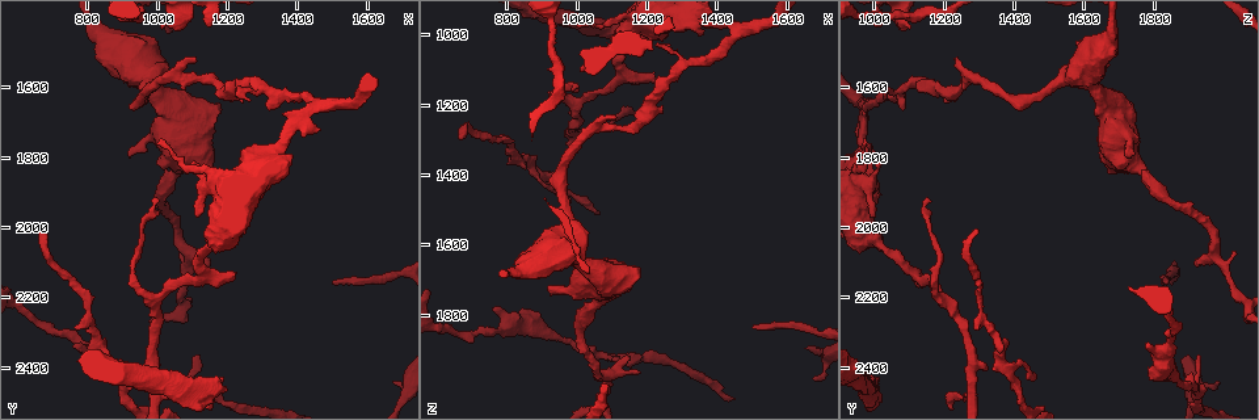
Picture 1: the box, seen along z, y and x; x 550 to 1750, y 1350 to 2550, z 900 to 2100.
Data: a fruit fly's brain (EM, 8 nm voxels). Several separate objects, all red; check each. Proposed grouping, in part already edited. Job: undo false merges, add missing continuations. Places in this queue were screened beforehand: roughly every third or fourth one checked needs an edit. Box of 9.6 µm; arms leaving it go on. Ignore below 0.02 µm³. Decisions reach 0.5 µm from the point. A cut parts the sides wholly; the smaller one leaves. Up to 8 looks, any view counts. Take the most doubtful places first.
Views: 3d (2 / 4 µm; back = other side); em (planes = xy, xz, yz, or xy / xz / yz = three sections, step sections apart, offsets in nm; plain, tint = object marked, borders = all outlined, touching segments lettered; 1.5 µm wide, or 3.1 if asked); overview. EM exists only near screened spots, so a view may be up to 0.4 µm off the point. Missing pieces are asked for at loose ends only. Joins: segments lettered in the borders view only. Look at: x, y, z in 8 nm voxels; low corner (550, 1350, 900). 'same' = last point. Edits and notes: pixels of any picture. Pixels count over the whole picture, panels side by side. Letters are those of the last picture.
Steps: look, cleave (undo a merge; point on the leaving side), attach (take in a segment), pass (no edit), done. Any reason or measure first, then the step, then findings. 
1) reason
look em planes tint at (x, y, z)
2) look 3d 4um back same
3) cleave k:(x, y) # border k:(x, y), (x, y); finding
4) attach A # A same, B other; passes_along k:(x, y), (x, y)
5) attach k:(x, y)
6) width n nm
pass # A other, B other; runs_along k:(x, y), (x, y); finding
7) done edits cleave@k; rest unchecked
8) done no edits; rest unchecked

end of a long branch
look 3d 4um at (670, 2020, 1300)

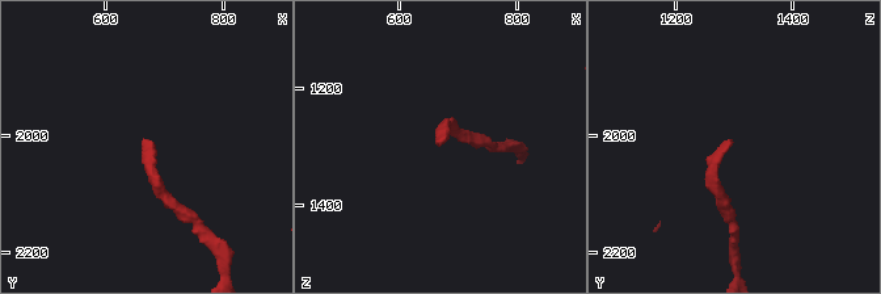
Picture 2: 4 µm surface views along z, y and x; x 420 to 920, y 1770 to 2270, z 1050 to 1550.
look em planes tint at (660, 2010, 1290)

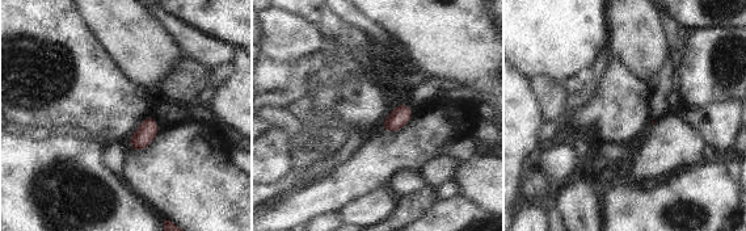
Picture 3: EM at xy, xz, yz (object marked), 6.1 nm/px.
look em planes borders same

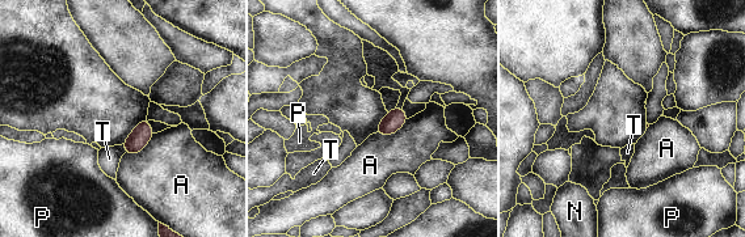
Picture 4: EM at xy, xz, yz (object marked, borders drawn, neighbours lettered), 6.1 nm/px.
longest_contact A 240 nm
pass # A other, N other, P other, T other; border 4:(155, 134), (140, 151), (123, 155); none of them fits

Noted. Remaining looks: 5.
branch stops here
look em xz step 4 borders at (1200, 2470, 1020)

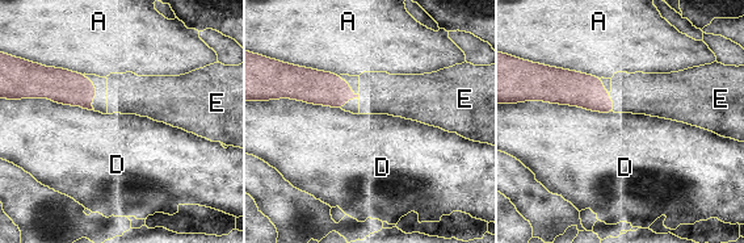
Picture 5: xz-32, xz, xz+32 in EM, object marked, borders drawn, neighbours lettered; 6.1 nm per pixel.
attach E # A other, D other, E same; the cell continues

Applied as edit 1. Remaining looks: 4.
look overview

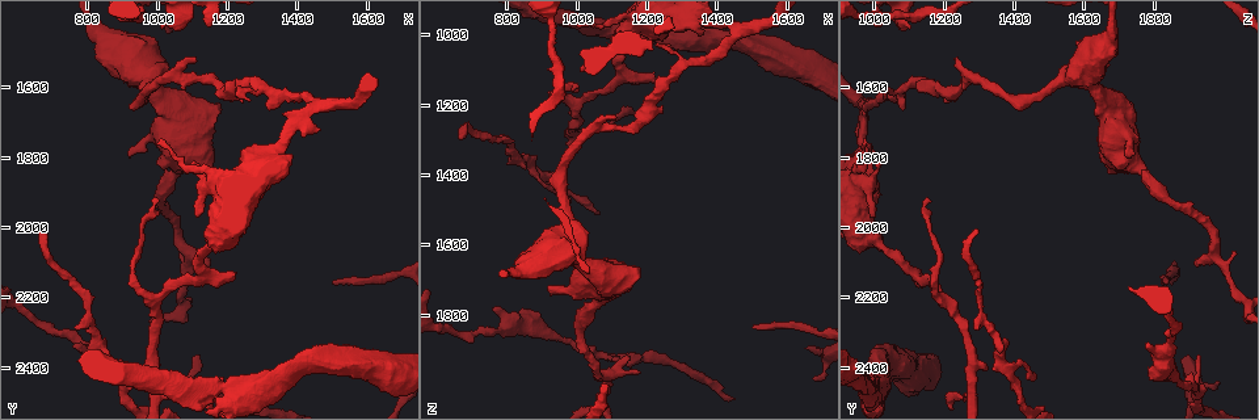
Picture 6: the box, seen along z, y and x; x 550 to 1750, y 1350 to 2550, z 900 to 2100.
an open end
look 3d 2um at (1230, 2130, 1140)

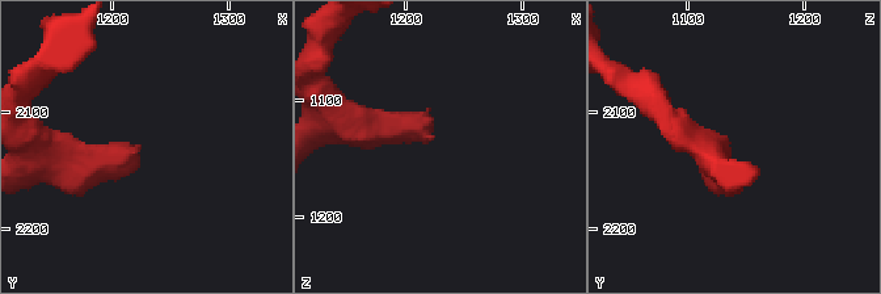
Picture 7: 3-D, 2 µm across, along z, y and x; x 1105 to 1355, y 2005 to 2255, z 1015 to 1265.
need the tissue
look em planes borders at (1220, 2132, 1136)

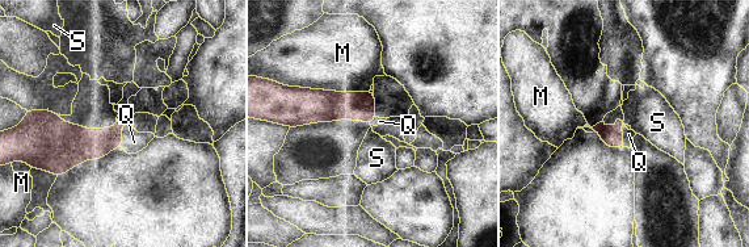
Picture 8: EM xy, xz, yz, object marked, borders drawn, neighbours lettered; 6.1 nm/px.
width 130 nm
attach Q # M other, Q same, S other; it goes on there

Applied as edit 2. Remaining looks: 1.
done edits attach@5, attach@8; rest unchecked

